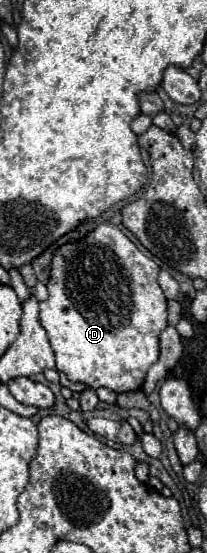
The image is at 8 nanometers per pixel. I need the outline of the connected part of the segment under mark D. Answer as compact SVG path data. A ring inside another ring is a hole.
M104 222L100 224L96 230L92 230L86 238L78 240L78 242L70 242L70 244L64 244L60 246L56 252L54 252L54 258L52 258L52 272L50 272L50 280L48 280L48 300L40 302L40 324L42 328L46 330L48 334L48 340L50 340L50 346L54 350L54 356L56 356L56 368L60 372L64 372L68 376L70 382L80 382L80 384L86 384L90 388L108 388L112 392L134 392L134 390L140 390L142 384L144 384L144 378L146 378L146 372L148 368L158 362L158 338L160 338L160 332L168 326L166 318L168 318L168 304L166 304L166 296L162 292L162 288L158 286L158 264L152 262L150 258L146 258L138 248L136 244L132 244L128 240L126 234L122 234L114 224L110 222Z

